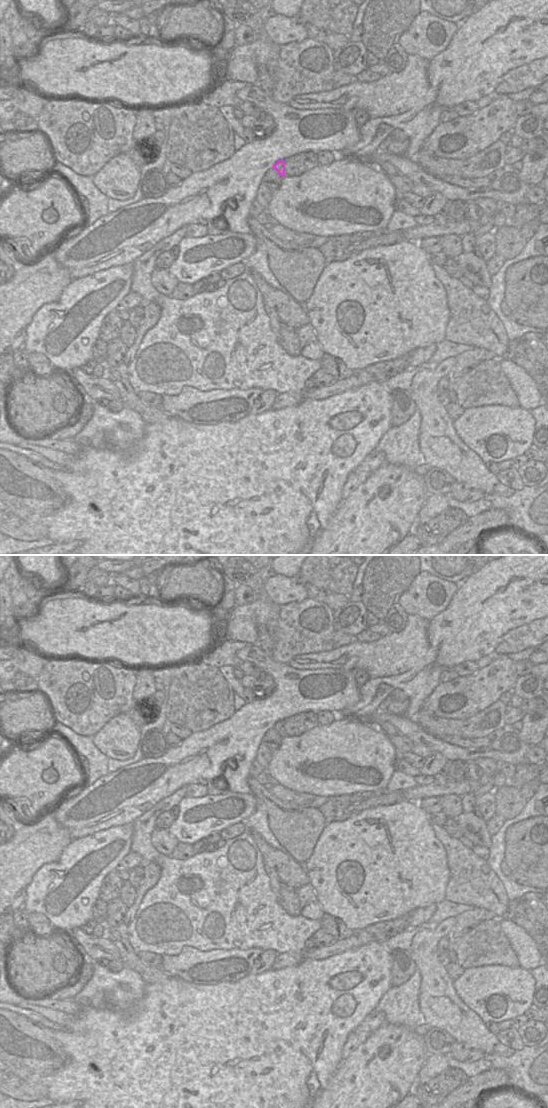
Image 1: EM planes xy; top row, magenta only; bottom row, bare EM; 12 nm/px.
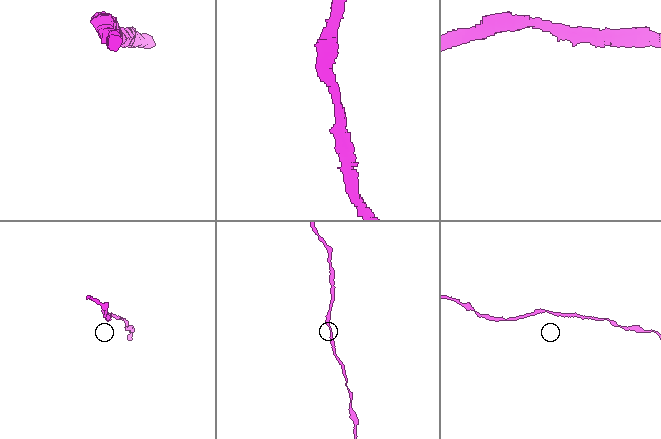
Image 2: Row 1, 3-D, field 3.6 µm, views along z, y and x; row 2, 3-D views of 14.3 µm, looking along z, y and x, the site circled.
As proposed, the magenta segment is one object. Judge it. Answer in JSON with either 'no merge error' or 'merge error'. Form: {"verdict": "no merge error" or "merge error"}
{"verdict": "no merge error"}

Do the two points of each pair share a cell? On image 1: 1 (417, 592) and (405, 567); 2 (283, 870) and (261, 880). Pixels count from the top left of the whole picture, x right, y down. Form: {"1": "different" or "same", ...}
{"1": "different", "2": "different"}

